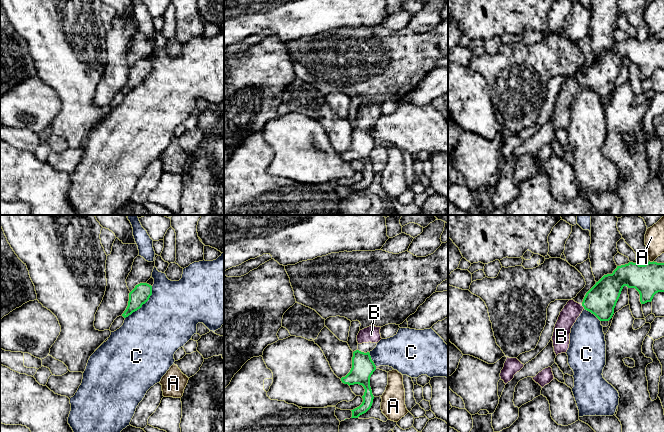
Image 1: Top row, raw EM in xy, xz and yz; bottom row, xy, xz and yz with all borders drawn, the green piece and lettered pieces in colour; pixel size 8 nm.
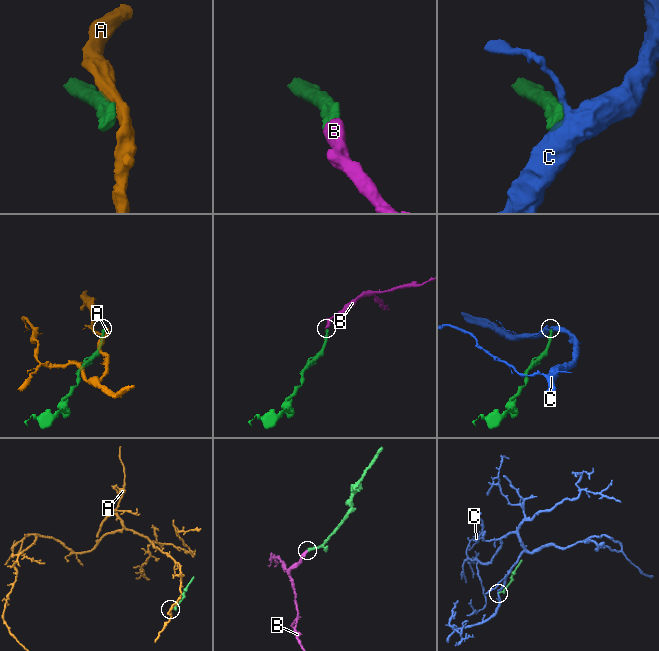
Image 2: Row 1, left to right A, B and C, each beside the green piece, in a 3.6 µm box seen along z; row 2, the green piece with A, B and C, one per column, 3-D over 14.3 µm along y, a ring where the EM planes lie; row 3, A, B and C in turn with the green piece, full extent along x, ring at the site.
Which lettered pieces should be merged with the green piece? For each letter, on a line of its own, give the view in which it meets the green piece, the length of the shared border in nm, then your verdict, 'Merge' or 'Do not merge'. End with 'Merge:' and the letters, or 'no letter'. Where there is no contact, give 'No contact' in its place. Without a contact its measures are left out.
A: Touches green in yz. Shared border 40 nm. Do not merge
B: Touches green in yz. Shared border 50 nm. Merge
C: Touches green in xy. Shared border 340 nm. Do not merge
Merge: B

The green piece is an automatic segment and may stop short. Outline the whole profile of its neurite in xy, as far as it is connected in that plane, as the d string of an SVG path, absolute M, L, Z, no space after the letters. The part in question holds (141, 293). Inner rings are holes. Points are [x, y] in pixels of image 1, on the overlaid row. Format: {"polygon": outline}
{"polygon": "M140 283L129 293L128 306L122 316L124 318L137 311L145 304L152 295L152 286L147 283Z"}

